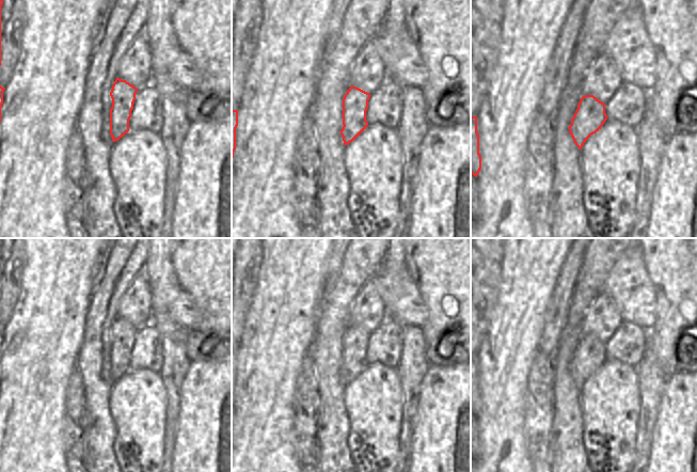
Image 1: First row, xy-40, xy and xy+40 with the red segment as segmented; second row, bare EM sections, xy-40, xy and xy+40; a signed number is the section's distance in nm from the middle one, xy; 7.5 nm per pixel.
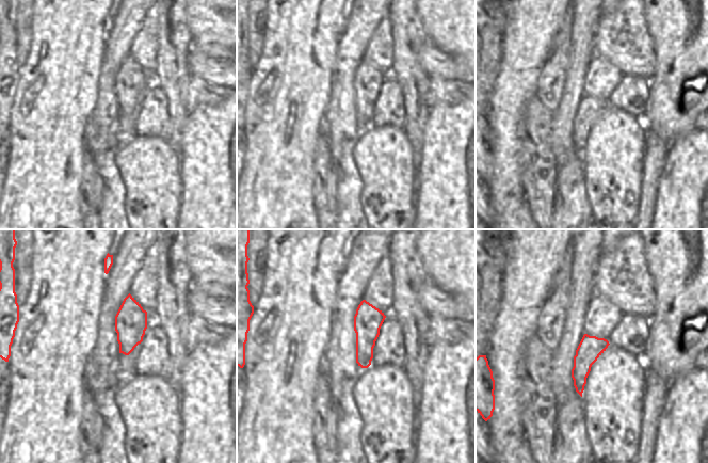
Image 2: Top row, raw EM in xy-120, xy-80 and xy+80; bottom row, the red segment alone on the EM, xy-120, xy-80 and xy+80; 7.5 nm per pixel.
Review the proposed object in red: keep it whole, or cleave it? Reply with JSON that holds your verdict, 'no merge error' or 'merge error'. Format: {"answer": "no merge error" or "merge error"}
{"answer": "merge error"}

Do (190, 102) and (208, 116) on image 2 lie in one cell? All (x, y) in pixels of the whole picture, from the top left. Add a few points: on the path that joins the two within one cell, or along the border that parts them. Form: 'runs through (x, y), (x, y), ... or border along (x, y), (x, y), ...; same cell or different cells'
border along (221, 100), (213, 105), (199, 104), (189, 113); different cells

